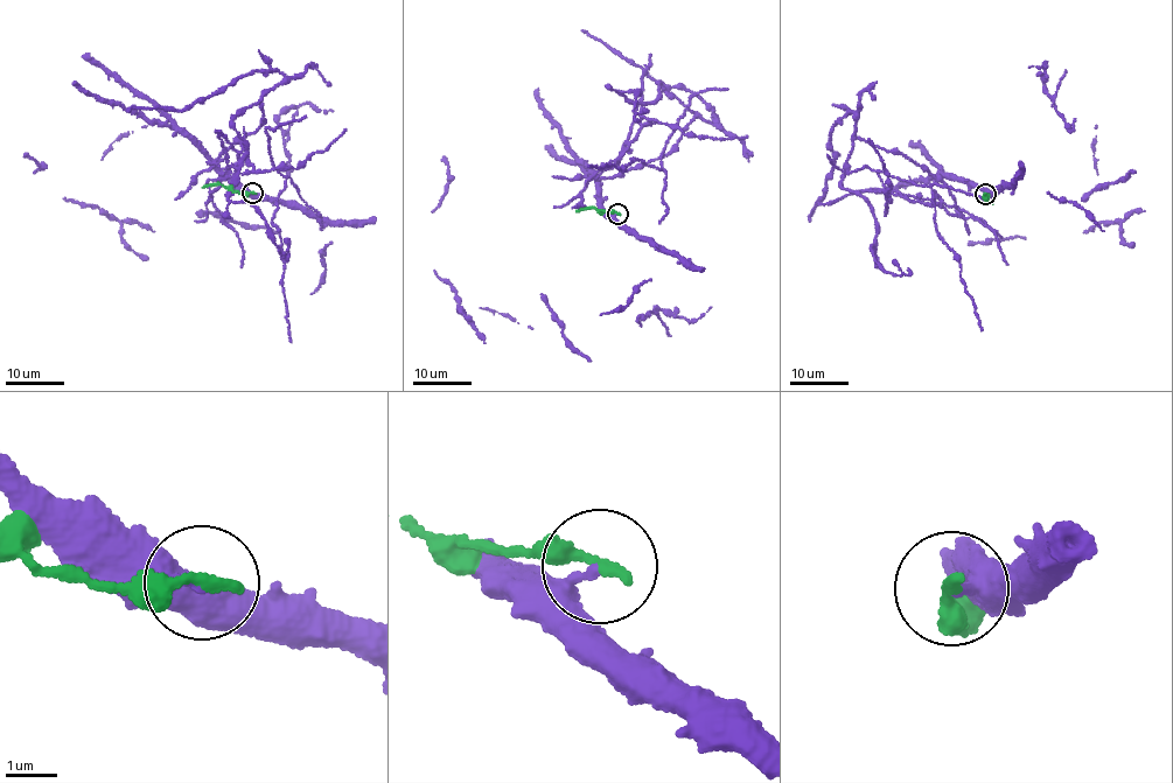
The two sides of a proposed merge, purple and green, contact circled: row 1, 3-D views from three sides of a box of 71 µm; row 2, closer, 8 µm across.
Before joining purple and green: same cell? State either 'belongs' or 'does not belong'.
does not belong

